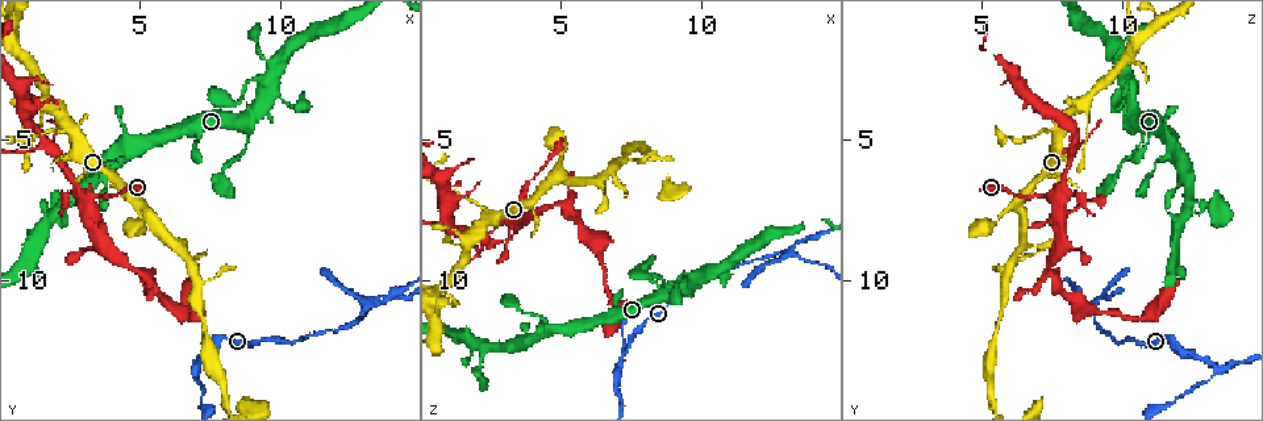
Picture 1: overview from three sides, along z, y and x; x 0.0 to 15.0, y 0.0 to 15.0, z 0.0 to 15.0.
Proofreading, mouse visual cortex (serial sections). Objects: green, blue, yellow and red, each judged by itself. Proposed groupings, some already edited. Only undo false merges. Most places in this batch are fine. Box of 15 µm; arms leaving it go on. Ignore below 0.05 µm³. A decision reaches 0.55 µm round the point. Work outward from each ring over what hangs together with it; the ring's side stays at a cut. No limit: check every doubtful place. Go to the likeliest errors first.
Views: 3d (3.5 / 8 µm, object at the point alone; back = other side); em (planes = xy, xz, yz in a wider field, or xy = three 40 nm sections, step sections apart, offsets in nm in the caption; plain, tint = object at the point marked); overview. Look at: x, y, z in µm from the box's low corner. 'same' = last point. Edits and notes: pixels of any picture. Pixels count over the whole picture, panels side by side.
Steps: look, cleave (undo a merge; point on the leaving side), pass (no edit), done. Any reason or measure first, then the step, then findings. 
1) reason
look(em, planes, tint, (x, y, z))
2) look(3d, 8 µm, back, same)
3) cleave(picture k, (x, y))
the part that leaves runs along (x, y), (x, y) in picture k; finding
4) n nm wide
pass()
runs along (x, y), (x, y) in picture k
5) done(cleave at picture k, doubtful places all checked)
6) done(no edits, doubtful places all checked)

looks like a crossing
look(3d, 3.5 µm, (13.1, 11.1, 9.1))

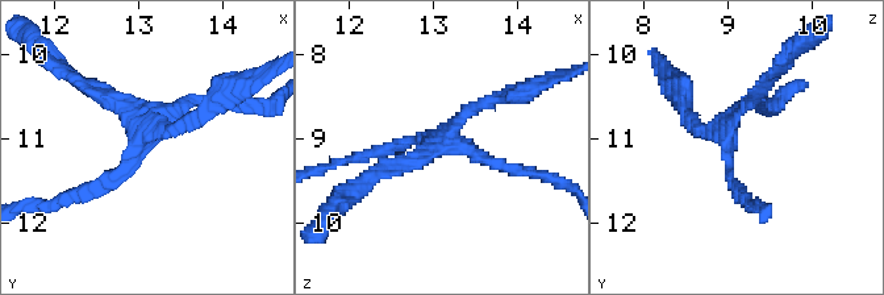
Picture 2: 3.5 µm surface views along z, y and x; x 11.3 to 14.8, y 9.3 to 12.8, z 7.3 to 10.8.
4 arms; arms of 150, 150, 150, 150 nm; shape alone is not enough
look(em, xy, step 3, tint, (13.05, 11.00, 9.05))

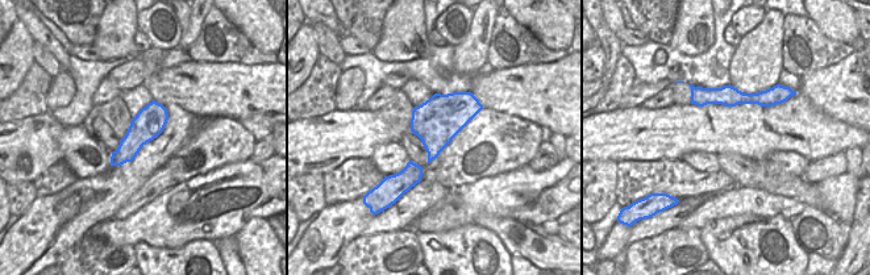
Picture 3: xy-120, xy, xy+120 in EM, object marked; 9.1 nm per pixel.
420 nm wide
pass()
runs along (84, 192), (209, 108) in picture 2; one cell here

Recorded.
three-way junction
look(3d, 3.5 µm, (1.9, 5.1, 8.3))

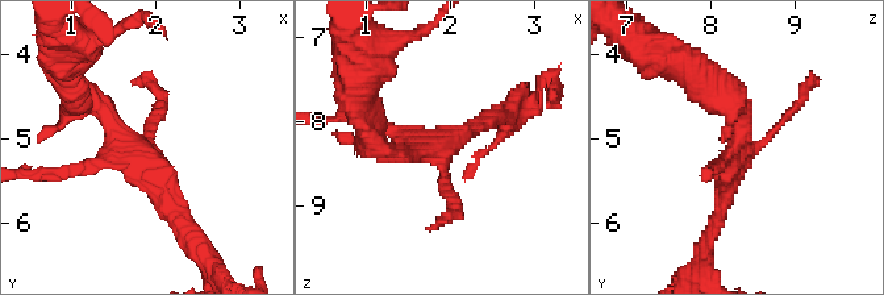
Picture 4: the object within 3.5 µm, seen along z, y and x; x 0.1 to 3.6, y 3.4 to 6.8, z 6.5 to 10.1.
shape alone is not enough
look(em, xy, step 3, tint, (1.75, 5.20, 8.25))

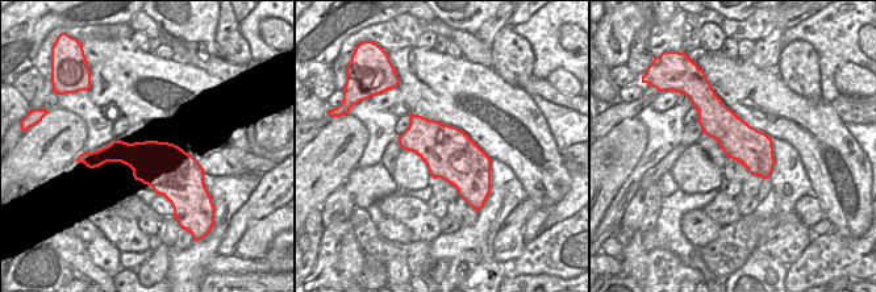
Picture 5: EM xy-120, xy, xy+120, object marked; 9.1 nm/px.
pass()
runs along (183, 225), (115, 124), (78, 99) in picture 4; continuous, no second cell

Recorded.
two arms in line, one across
look(em, xy, step 2, tint, (2.6, 4.6, 7.8))

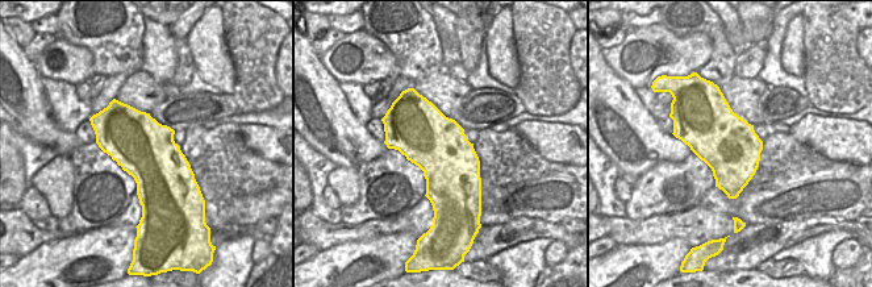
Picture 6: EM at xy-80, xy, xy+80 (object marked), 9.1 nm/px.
look(3d, 3.5 µm, back, same)

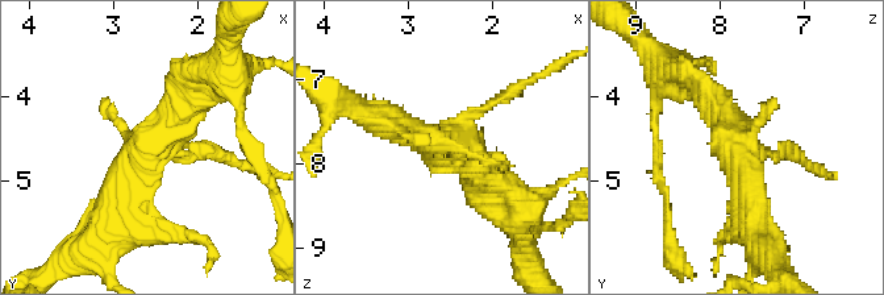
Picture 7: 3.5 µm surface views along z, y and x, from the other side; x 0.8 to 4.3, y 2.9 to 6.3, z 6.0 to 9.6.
pass()
continuous, no second cell

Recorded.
three-way junction
look(3d, 3.5 µm, (6.9, 13.1, 13.4))

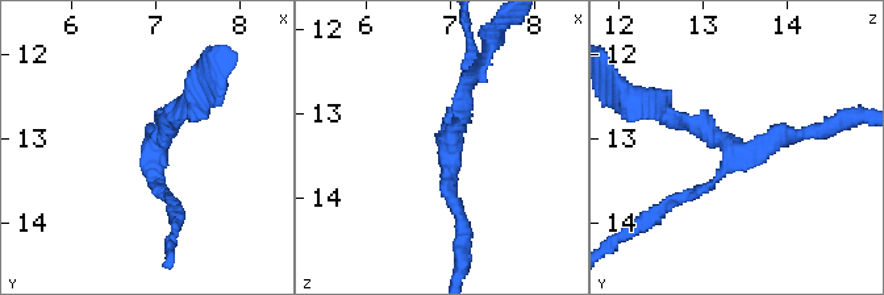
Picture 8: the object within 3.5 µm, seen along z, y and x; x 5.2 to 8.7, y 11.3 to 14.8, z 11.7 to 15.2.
3 arms; arms of 150, 150, 200 nm
look(em, xy, step 3, tint, (7.00, 13.20, 13.40))

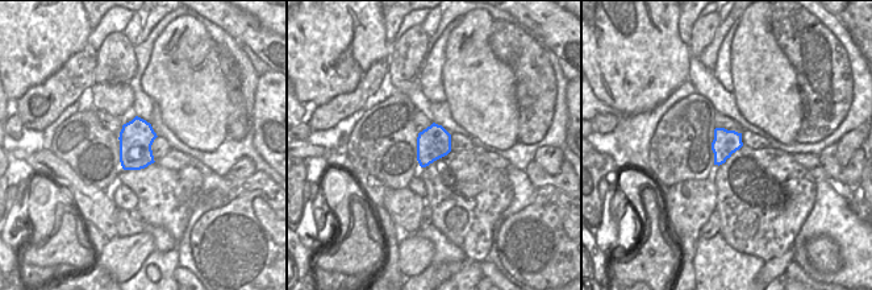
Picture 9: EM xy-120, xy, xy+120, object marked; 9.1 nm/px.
pass()
runs along (178, 113), (154, 153), (174, 202) in picture 8; one cell here

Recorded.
done(no edits, doubtful places all checked)

